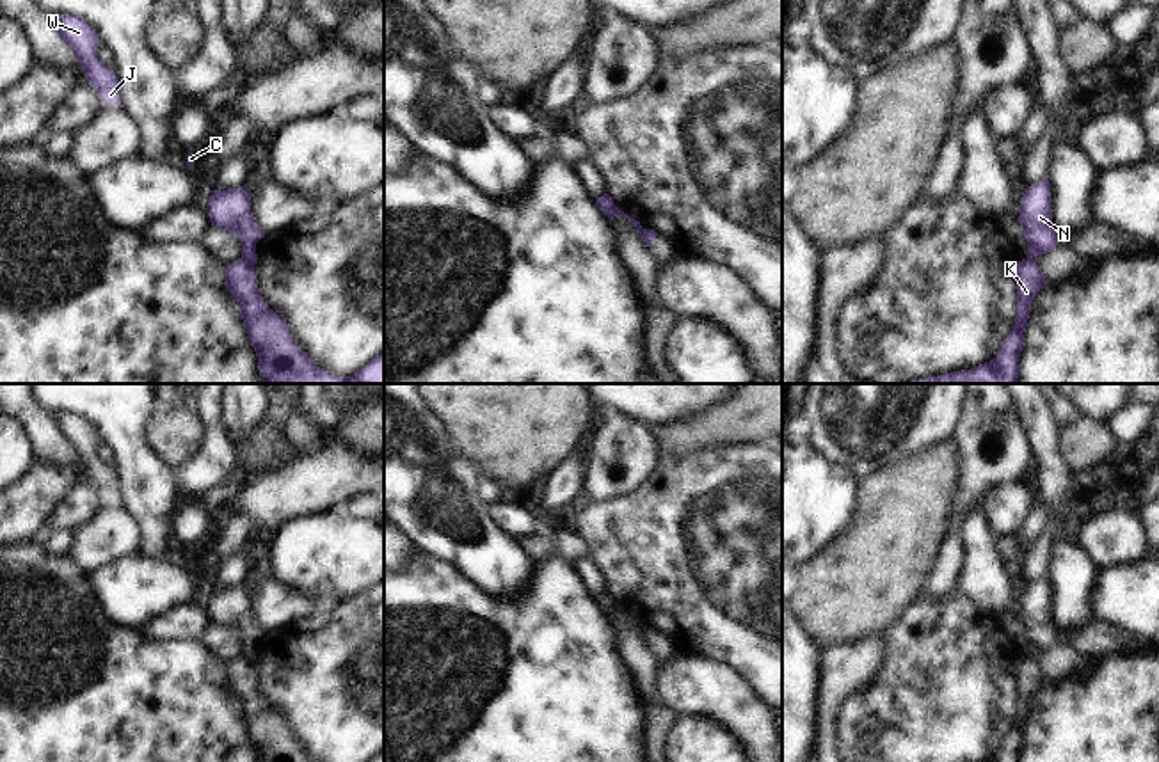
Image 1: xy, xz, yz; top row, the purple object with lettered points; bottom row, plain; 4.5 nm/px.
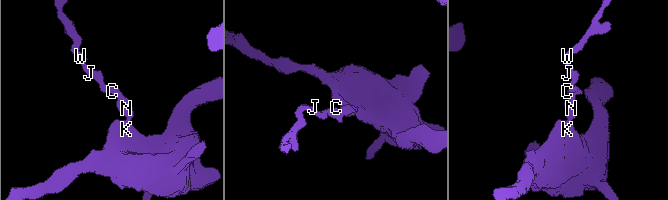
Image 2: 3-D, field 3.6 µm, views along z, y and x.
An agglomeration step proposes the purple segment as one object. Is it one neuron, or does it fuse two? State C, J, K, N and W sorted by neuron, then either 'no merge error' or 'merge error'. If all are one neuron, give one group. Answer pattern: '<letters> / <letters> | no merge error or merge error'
C J N W / K | merge error

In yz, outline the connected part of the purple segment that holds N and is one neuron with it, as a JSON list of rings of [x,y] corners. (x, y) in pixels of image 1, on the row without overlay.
[[[1038,579],[1020,595],[1020,623],[1027,638],[1027,655],[1052,648],[1058,641],[1058,631],[1051,609],[1051,581]]]

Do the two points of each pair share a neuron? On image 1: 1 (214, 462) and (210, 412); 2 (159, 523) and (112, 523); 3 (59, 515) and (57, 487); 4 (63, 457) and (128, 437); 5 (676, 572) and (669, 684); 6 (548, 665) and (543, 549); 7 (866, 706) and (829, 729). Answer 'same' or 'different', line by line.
1: same
2: different
3: different
4: different
5: different
6: different
7: different

